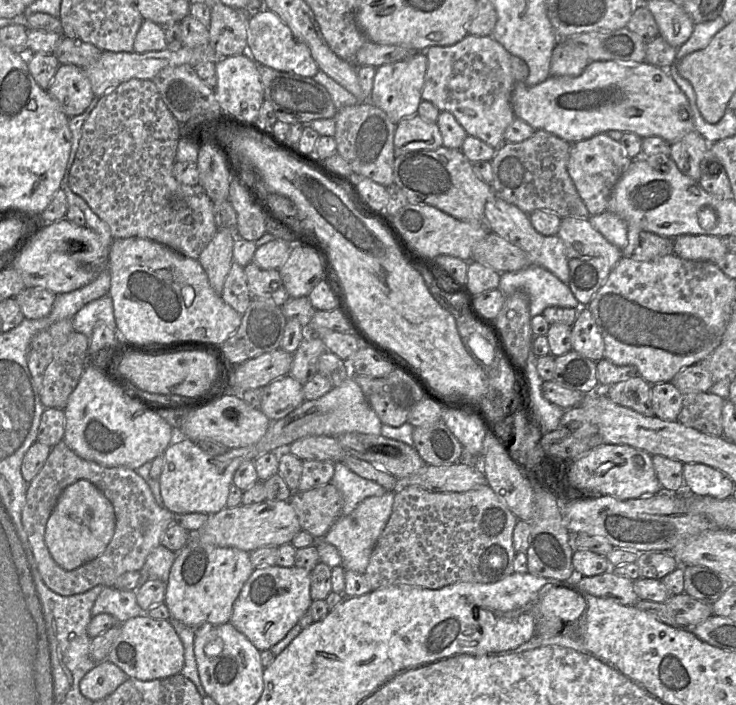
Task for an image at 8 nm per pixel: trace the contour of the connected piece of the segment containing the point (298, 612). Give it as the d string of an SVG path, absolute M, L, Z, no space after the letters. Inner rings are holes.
M277 565L254 569L234 602L230 623L259 650L269 650L282 640L309 609L311 571Z

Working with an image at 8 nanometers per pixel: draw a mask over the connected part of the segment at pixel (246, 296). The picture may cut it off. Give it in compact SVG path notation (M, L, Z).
M233 262L225 279L221 298L235 311L243 315L249 307L252 296L247 286L244 268Z

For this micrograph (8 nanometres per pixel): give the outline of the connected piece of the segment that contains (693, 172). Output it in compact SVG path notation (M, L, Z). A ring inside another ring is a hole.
M693 130L671 144L669 156L681 172L698 182L701 176L700 164L709 149L710 144L706 139Z

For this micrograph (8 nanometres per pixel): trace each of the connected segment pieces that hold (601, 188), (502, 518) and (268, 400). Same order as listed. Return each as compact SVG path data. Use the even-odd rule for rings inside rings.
M606 133L571 144L567 170L592 216L608 210L612 191L631 163L632 160L626 155L621 143Z
M485 483L466 492L432 492L419 486L398 488L389 520L364 573L371 589L410 585L439 589L456 582L494 583L514 573L512 534L518 518Z
M290 374L262 388L261 411L271 420L286 417L304 401L303 385Z

